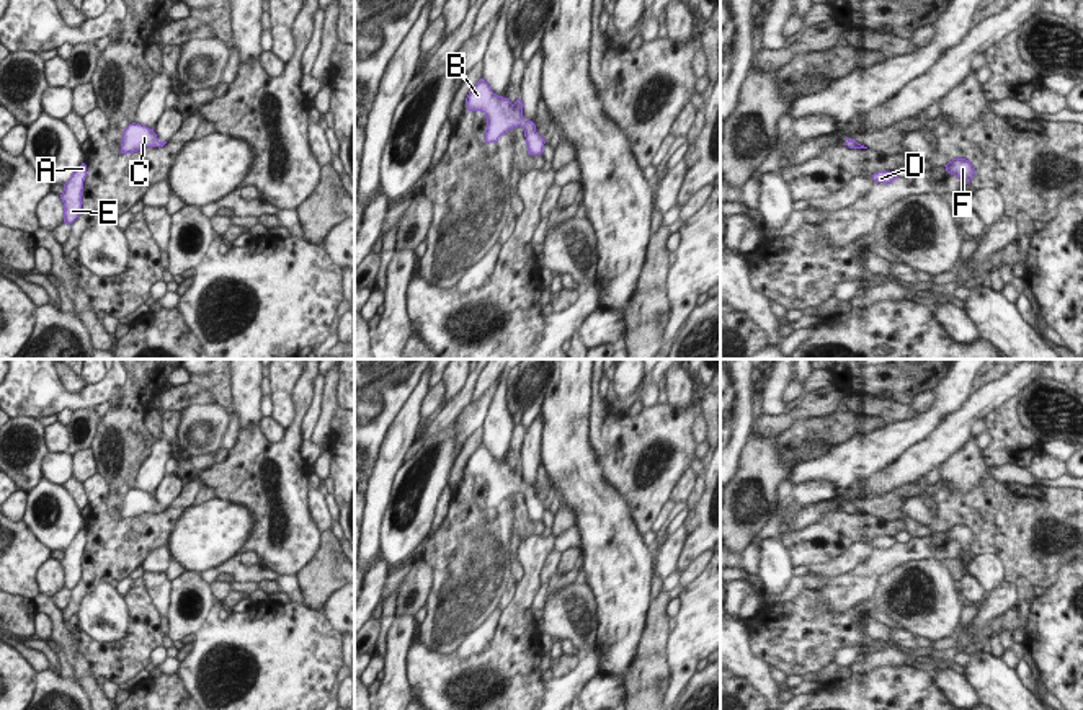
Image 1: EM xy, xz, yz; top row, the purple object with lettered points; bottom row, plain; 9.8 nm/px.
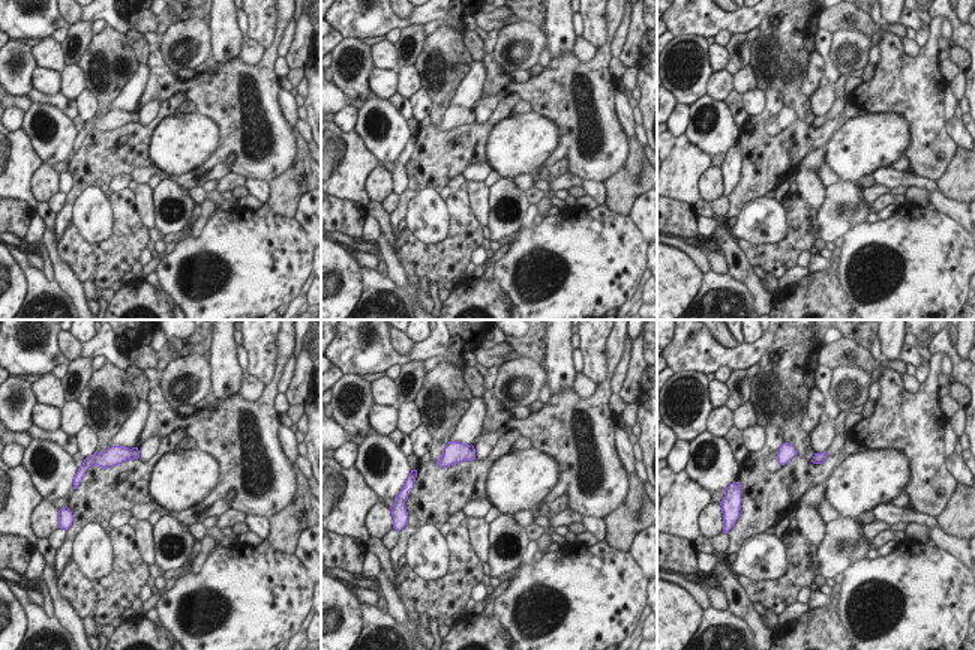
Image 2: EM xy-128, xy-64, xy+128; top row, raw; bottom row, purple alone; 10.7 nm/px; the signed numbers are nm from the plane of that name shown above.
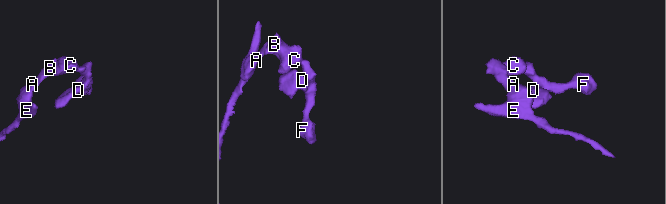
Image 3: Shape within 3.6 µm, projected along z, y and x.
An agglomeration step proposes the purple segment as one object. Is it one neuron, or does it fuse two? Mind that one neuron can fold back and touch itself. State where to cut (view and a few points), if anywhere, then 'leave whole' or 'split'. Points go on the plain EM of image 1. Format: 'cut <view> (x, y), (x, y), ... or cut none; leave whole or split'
cut none; leave whole

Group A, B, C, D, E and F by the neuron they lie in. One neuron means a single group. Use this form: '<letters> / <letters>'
A B C D E F

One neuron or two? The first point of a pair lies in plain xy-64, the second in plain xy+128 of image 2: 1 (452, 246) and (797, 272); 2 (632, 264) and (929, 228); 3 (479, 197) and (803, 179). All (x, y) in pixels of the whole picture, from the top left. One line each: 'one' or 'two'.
1: two
2: one
3: one

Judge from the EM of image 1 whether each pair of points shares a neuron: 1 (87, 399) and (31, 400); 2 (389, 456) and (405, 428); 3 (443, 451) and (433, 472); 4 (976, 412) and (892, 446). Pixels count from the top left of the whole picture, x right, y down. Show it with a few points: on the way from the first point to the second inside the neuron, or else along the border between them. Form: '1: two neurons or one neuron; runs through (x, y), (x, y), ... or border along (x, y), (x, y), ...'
1: one neuron; runs through (74, 400), (44, 400)
2: one neuron; runs through (392, 449), (401, 434)
3: one neuron; runs through (438, 456), (435, 467)
4: two neurons; border along (962, 403), (922, 439), (902, 451)

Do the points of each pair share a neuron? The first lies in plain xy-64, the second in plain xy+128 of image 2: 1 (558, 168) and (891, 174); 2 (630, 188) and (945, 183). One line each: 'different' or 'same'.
1: different
2: same

